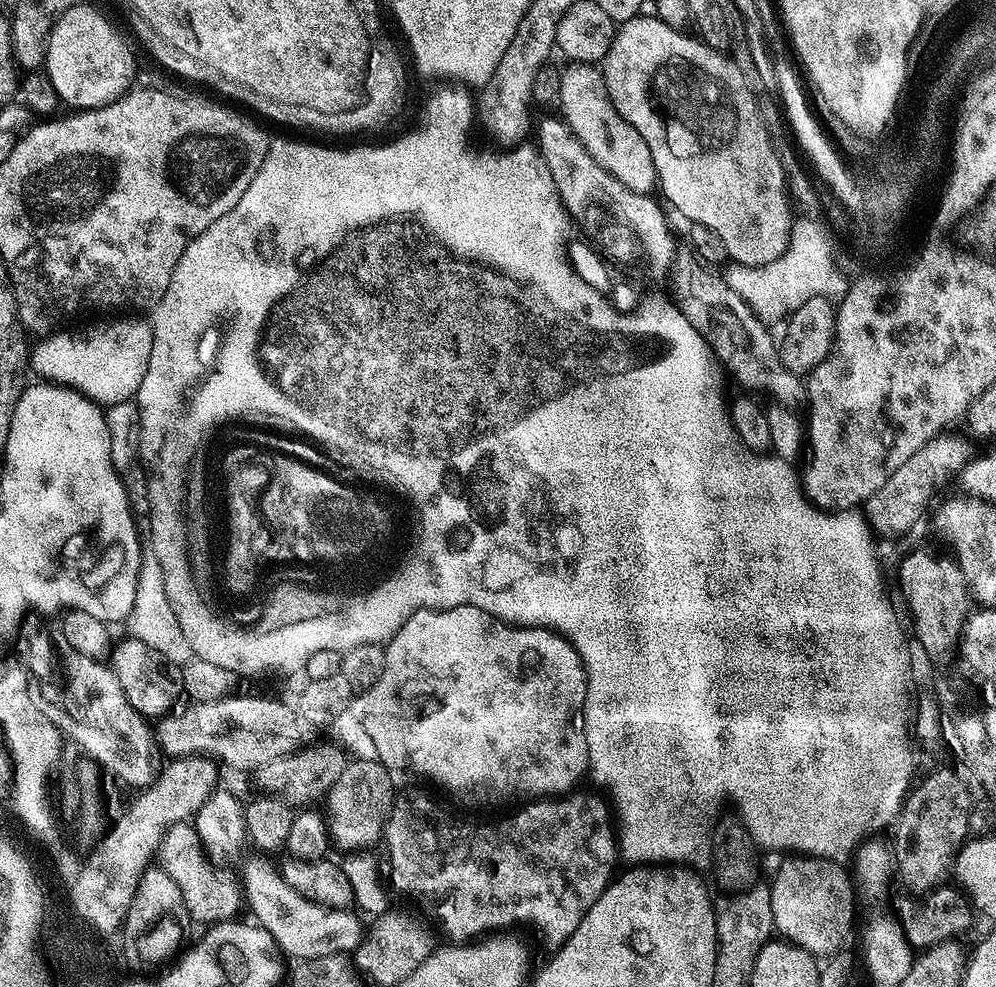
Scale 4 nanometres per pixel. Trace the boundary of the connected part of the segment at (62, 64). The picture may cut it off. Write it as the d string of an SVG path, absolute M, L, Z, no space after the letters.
M76 2L58 17L55 26L52 27L52 32L46 41L42 68L48 73L61 105L69 104L69 109L72 110L91 110L119 100L129 91L137 76L138 64L132 57L127 42L120 37L119 30L94 5Z

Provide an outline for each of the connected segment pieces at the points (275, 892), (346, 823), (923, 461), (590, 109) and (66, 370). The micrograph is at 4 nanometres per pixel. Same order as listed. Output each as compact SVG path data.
M260 859L264 860L243 861L242 896L246 901L246 908L256 915L253 916L255 923L275 938L283 953L289 957L296 956L295 959L301 961L329 956L335 952L348 954L359 947L362 926L360 928L360 920L352 915L354 913L340 908L325 908L323 904L316 903L311 896L294 890L294 886L288 884L285 873L279 872L268 861L271 859Z
M375 758L355 760L349 763L348 769L334 782L326 797L328 814L326 813L327 833L333 845L345 848L348 854L368 850L371 844L379 845L384 835L386 817L392 810L393 773Z
M936 435L933 440L926 442L926 446L906 458L906 462L902 462L902 466L898 466L890 478L886 478L886 482L882 482L882 486L878 486L878 490L874 490L874 494L870 494L870 498L864 501L862 511L869 528L877 537L906 535L919 522L928 499L939 488L946 487L951 480L955 481L974 459L966 437L946 435Z
M572 62L567 65L560 74L560 91L558 93L559 115L562 117L572 135L582 142L584 149L622 186L626 186L631 192L637 192L643 196L649 195L657 187L656 171L654 170L654 158L650 158L650 146L642 142L642 134L630 126L614 110L607 92L602 83L602 72L599 67L591 64Z
M120 314L117 320L112 320L109 324L96 324L93 328L88 328L85 330L81 336L71 336L68 332L56 332L53 336L48 336L36 349L31 349L30 352L30 368L37 372L39 379L44 382L51 382L53 384L58 384L66 388L72 388L75 392L81 392L87 400L92 400L96 404L101 406L107 406L109 404L117 404L118 402L126 402L127 400L132 400L135 397L137 390L142 386L142 378L146 378L146 366L150 362L150 350L154 346L154 334L152 333L151 323L147 319L144 320L143 315L140 314Z

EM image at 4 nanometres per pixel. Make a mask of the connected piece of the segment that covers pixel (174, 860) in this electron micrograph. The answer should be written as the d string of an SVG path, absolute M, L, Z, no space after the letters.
M181 822L172 824L167 828L162 837L162 856L164 861L162 867L174 882L182 890L184 909L188 911L189 917L194 921L201 920L204 926L213 922L228 922L239 908L242 908L242 896L236 888L221 874L211 861L205 856L204 847L200 842L199 834L191 823Z

